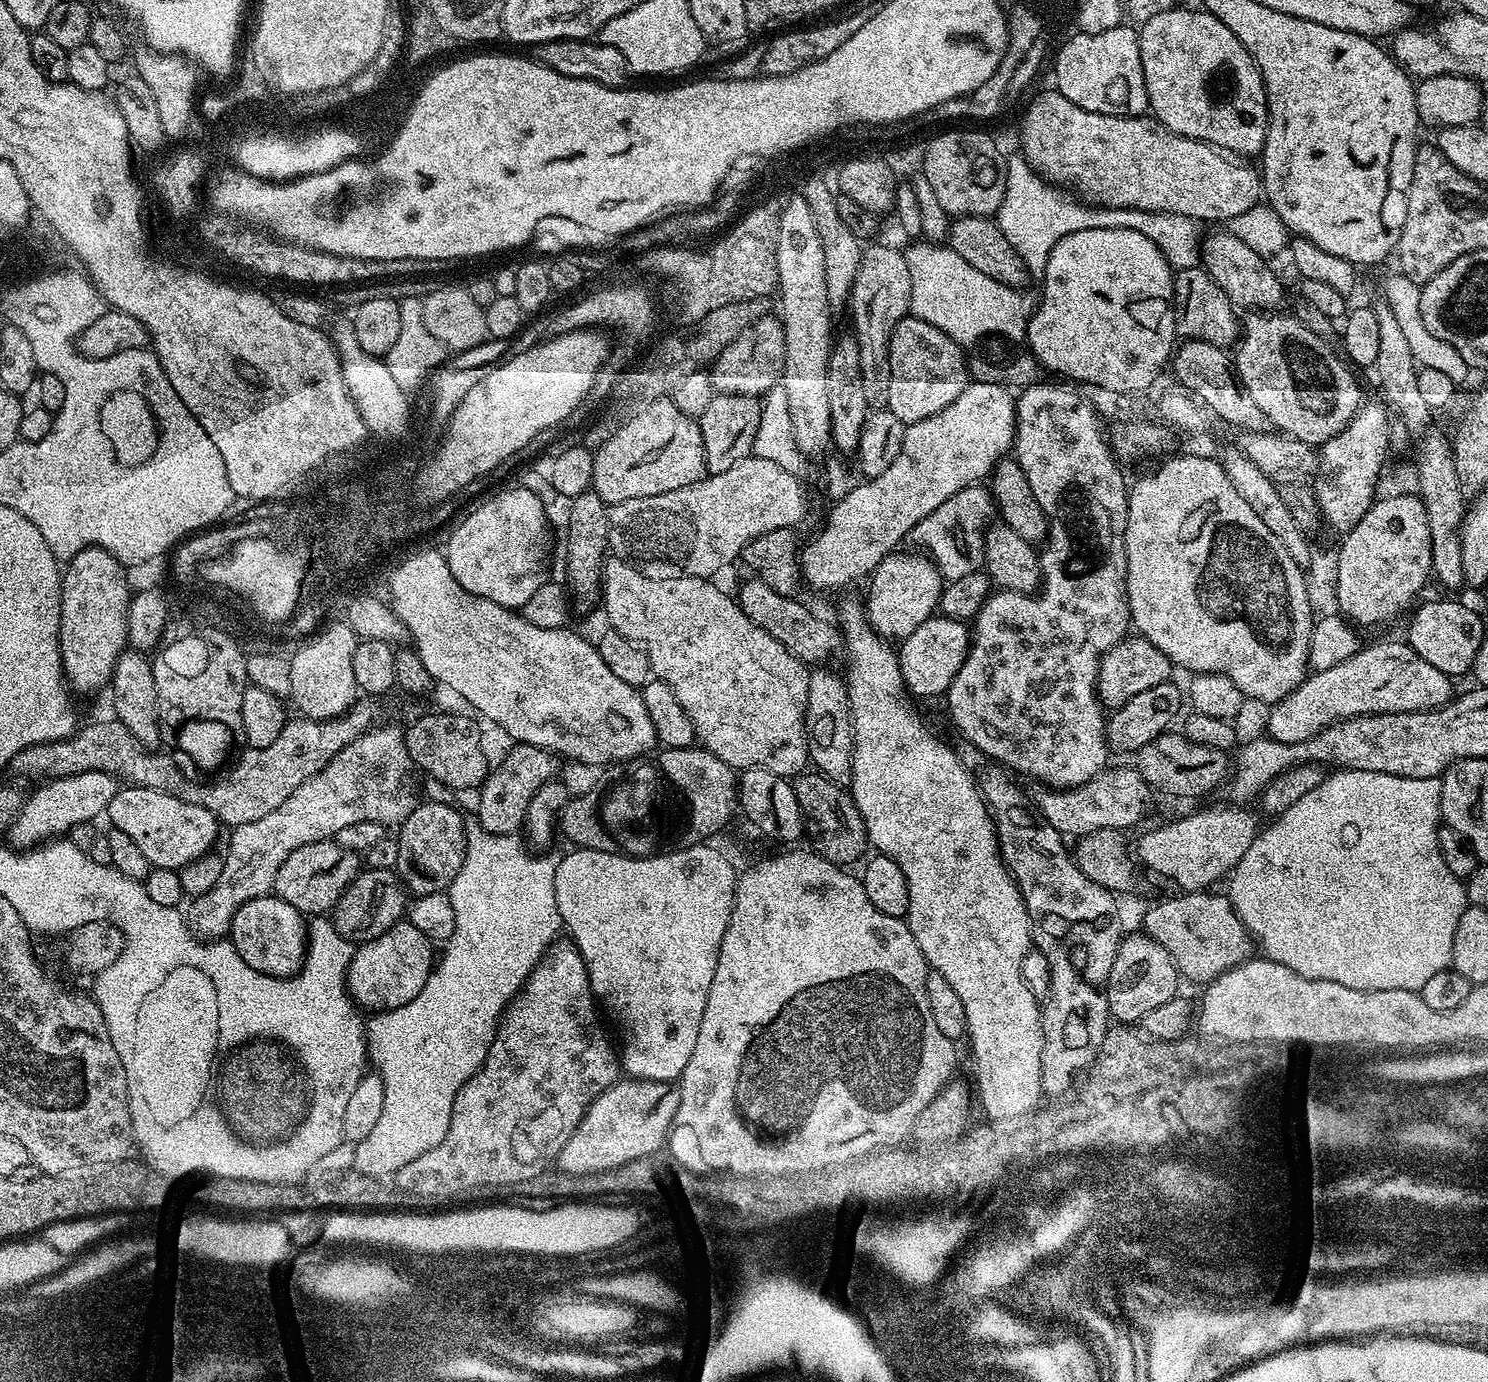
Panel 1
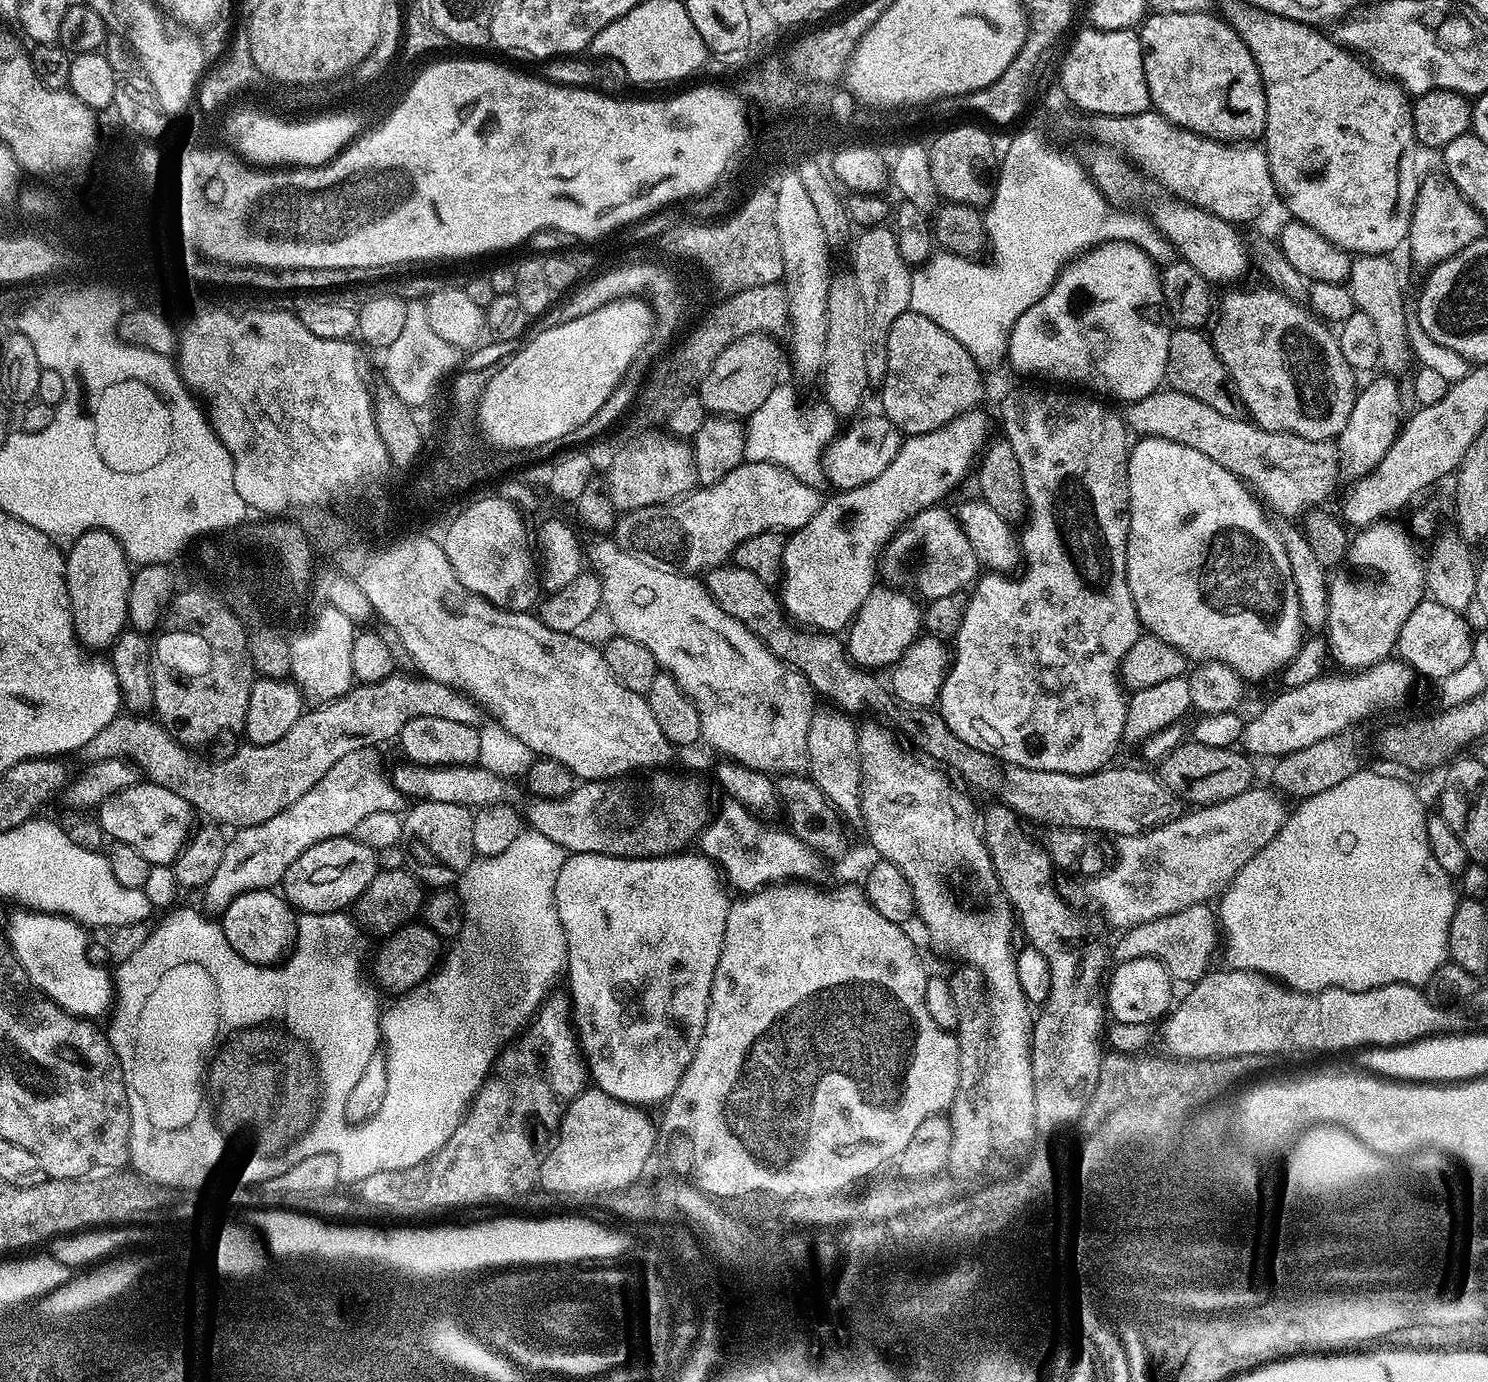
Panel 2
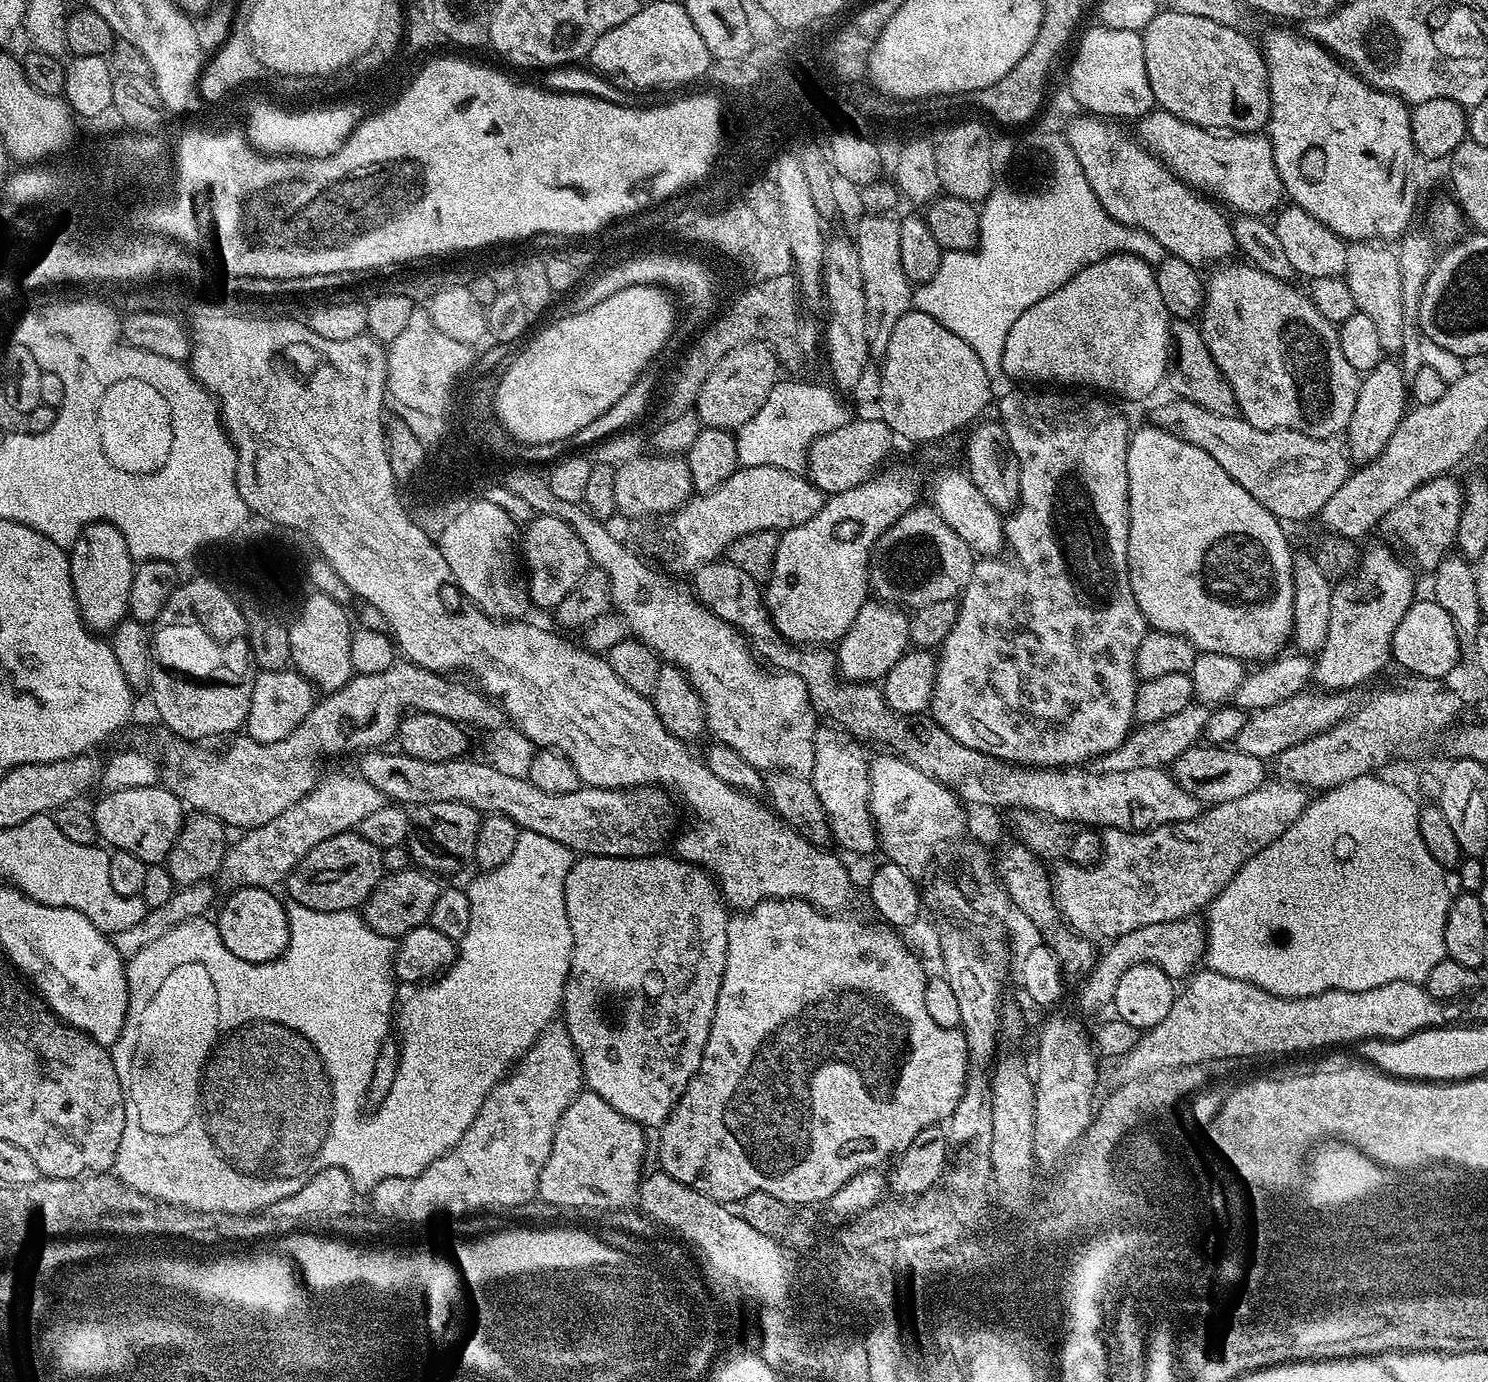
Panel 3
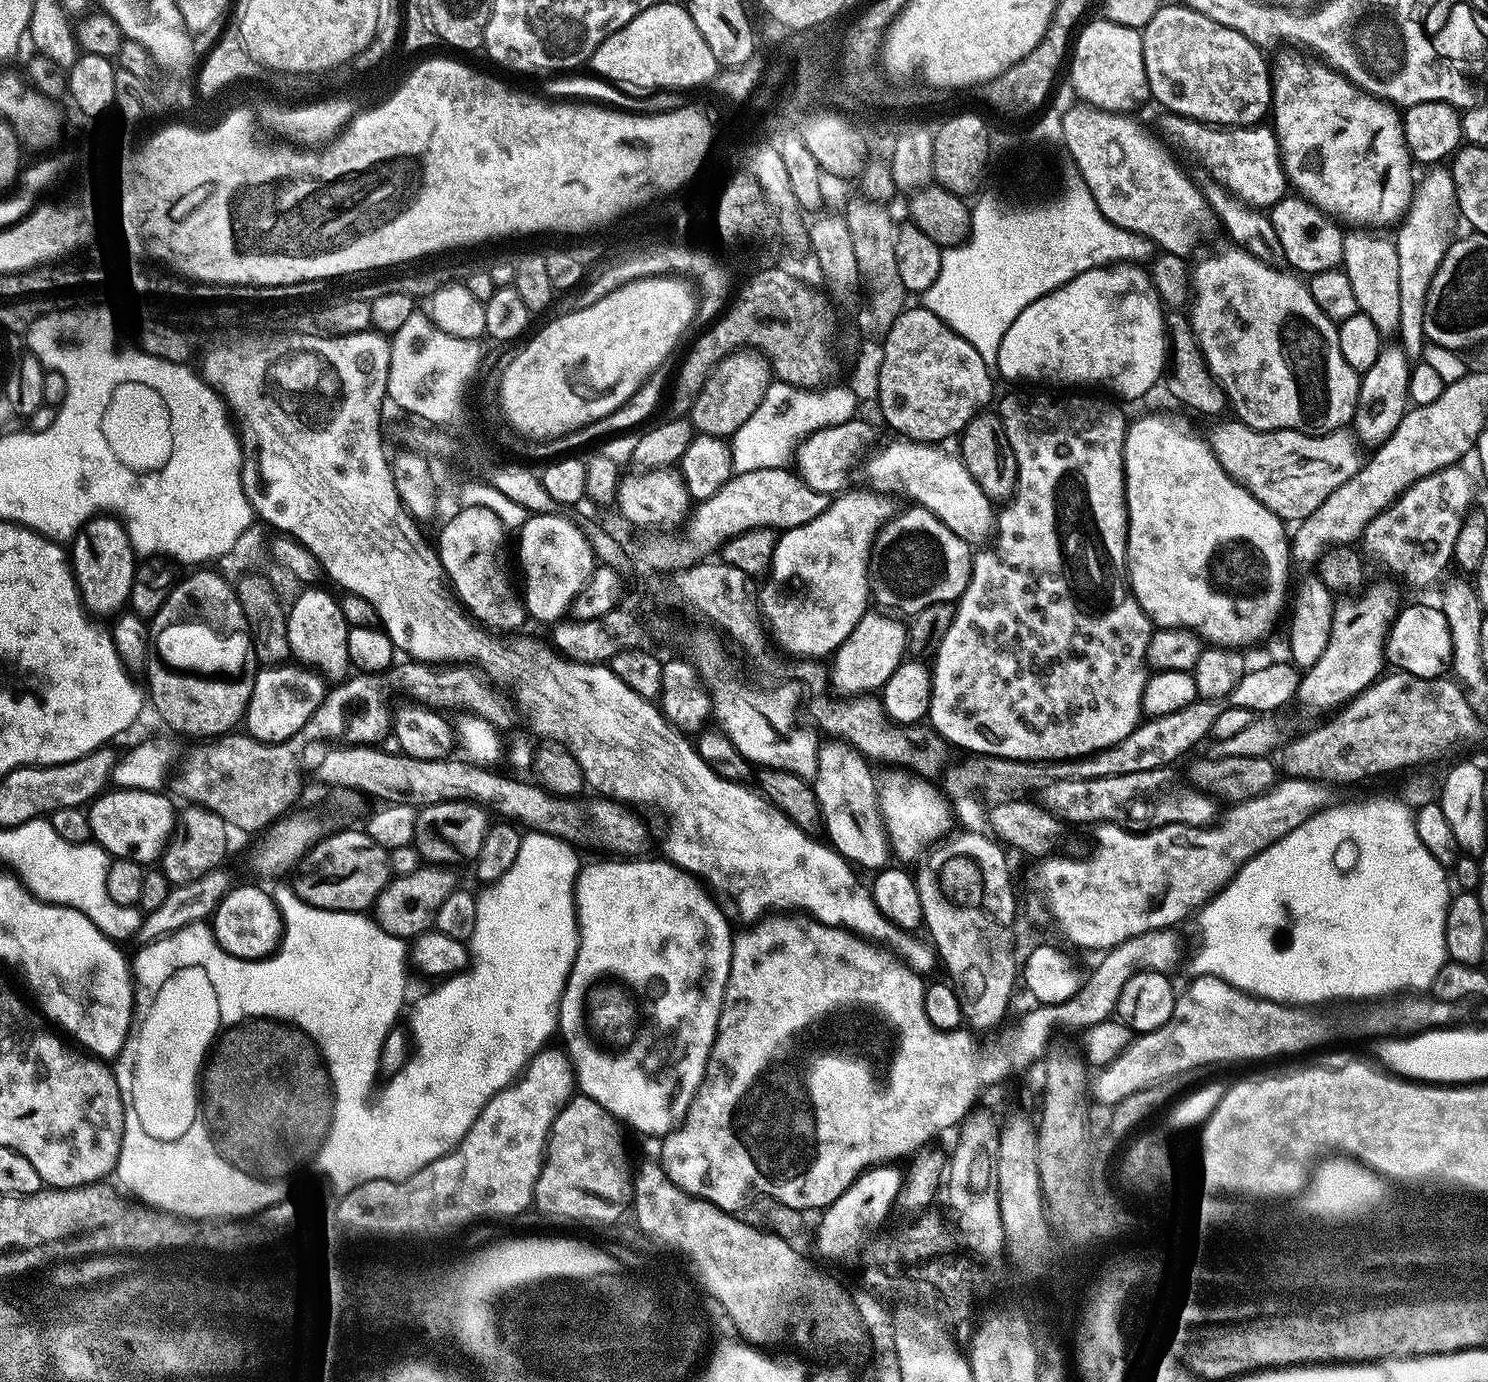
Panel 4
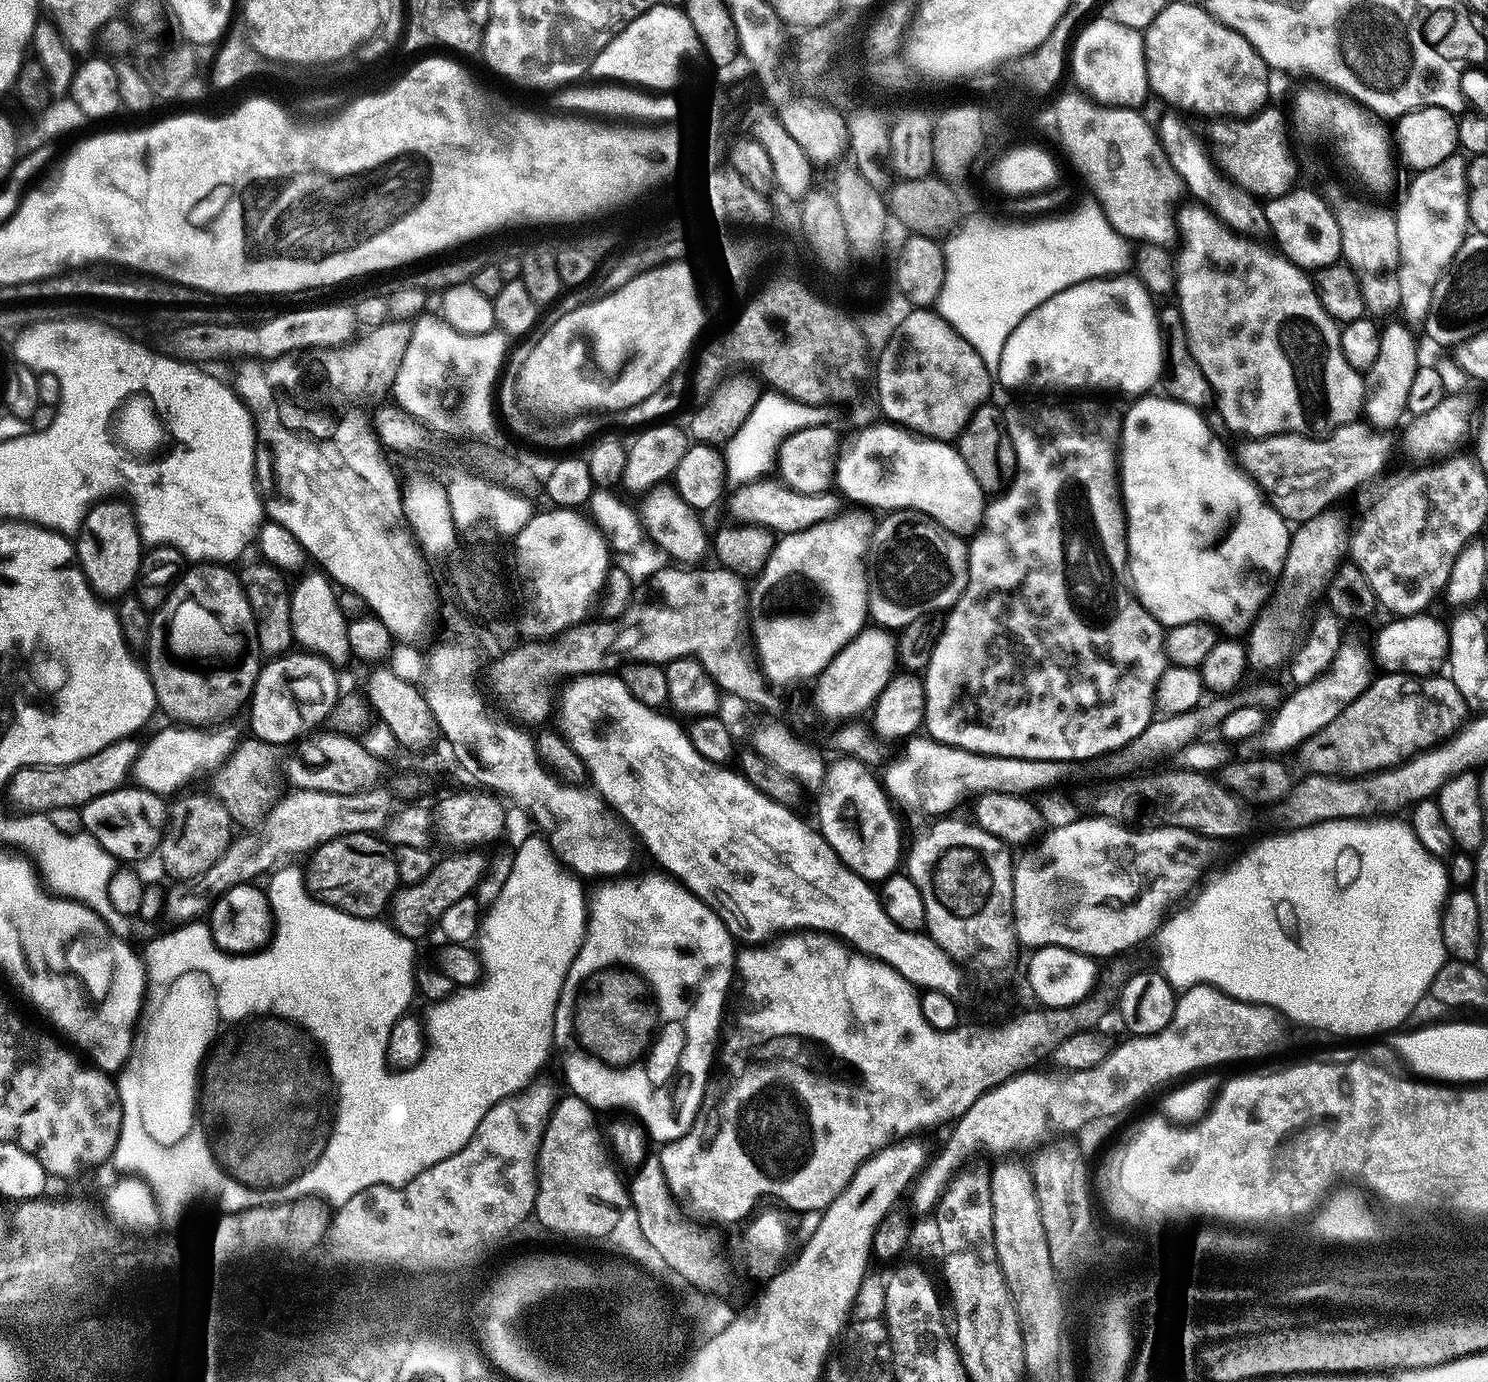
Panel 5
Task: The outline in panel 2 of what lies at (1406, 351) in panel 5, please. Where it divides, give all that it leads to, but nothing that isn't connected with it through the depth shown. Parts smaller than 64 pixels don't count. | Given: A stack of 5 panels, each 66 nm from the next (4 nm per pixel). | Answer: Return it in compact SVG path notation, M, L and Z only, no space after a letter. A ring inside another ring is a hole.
M1380 374L1377 380L1361 387L1356 394L1356 401L1350 410L1350 418L1338 437L1338 455L1343 475L1351 478L1365 476L1372 472L1382 458L1386 458L1386 450L1390 450L1392 443L1402 427L1400 416L1400 392L1391 375Z

